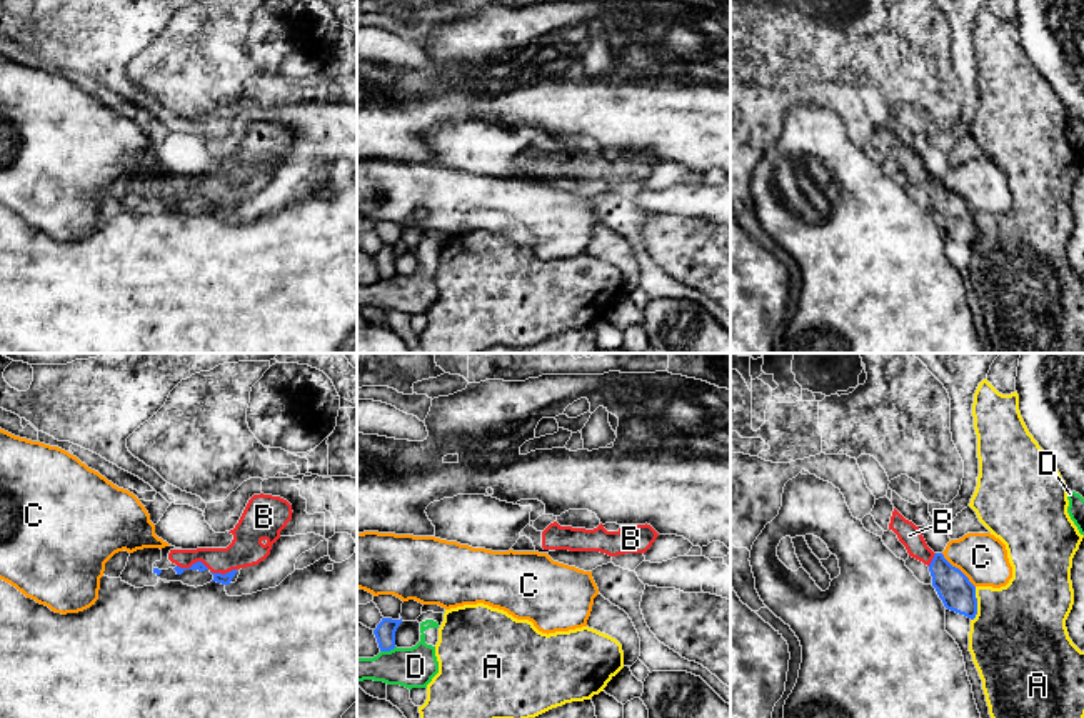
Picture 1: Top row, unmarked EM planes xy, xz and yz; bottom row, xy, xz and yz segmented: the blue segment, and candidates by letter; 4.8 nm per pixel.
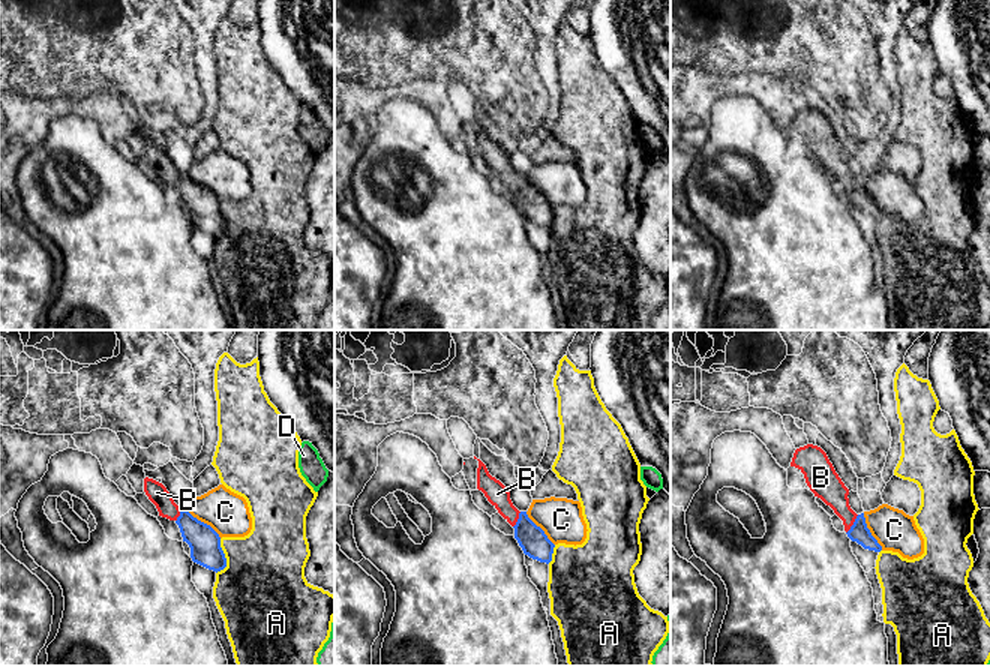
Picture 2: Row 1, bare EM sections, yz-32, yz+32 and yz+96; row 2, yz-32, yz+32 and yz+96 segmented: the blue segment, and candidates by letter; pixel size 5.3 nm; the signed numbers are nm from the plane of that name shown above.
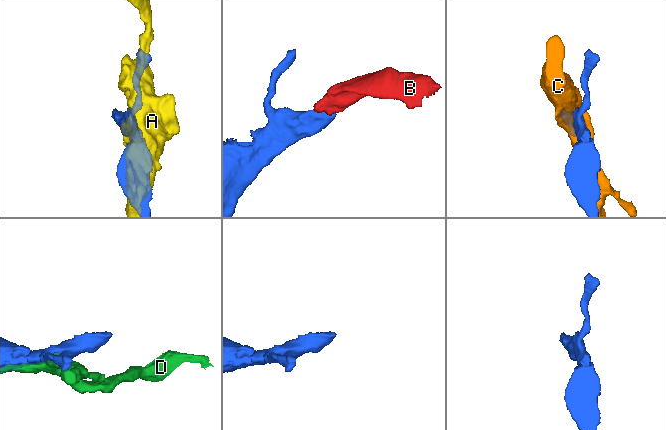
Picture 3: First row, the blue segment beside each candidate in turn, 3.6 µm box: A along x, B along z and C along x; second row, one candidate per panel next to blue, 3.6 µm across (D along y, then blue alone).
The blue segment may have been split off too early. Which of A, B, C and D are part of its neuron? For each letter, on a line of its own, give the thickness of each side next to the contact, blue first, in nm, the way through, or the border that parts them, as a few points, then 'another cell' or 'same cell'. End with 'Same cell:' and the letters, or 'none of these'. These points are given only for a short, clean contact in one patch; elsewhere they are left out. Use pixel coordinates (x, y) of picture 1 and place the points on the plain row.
A: calibres 170 and 460 nm; another cell
B: calibres 50 and 160 nm; way xy (199, 192), (205, 194), (245, 177); same cell
C: calibres 170 and 240 nm; another cell
D: calibres 100 and 200 nm; another cell
Same cell: B

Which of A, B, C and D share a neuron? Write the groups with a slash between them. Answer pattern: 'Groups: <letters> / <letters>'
Groups: A / B / C / D

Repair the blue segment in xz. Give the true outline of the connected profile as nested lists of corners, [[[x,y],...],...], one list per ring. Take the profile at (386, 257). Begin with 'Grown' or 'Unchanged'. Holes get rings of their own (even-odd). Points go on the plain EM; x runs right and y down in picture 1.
Unchanged. [[[382,245],[382,248],[377,252],[374,262],[377,265],[380,278],[390,278],[395,275],[395,258],[400,250],[402,245],[400,247]]]

